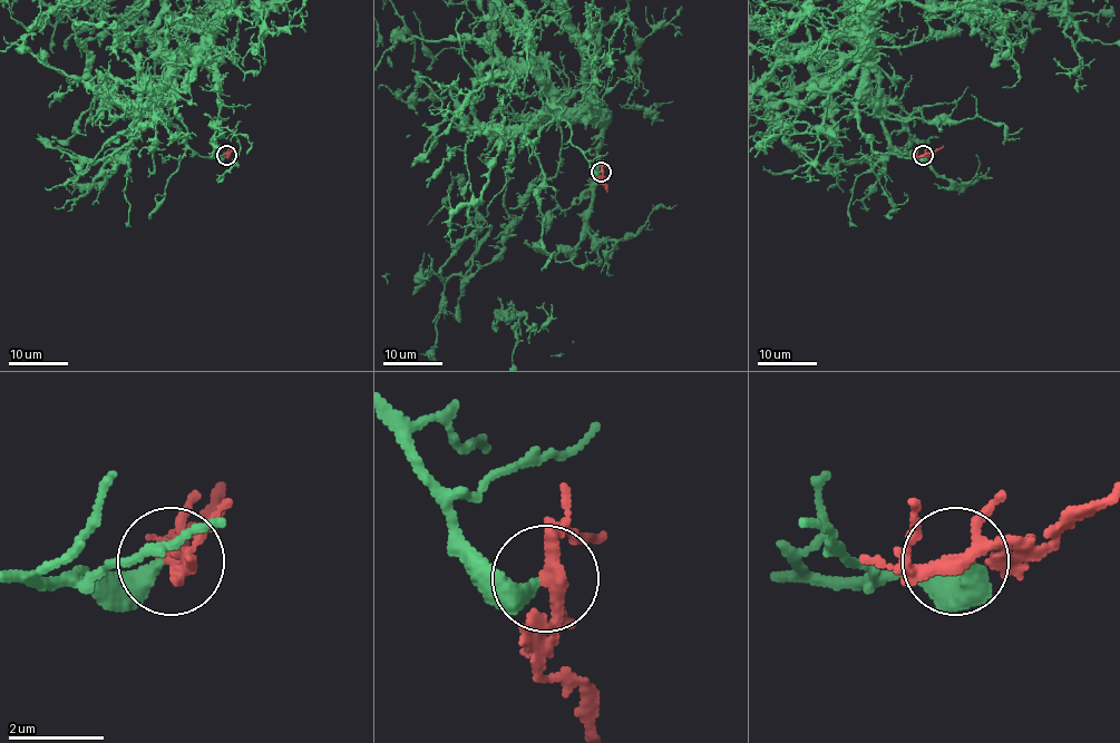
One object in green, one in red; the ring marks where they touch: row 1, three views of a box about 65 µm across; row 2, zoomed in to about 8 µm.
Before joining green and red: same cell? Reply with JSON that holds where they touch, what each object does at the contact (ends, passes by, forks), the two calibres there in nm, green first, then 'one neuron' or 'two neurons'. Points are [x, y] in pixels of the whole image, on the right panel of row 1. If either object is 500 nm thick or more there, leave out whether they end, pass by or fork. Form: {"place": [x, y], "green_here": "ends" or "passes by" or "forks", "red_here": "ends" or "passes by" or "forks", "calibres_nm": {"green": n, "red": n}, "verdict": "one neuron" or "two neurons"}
{"place": [923, 155], "green_here": "ends", "red_here": "forks", "calibres_nm": {"green": 360, "red": 240}, "verdict": "one neuron"}

